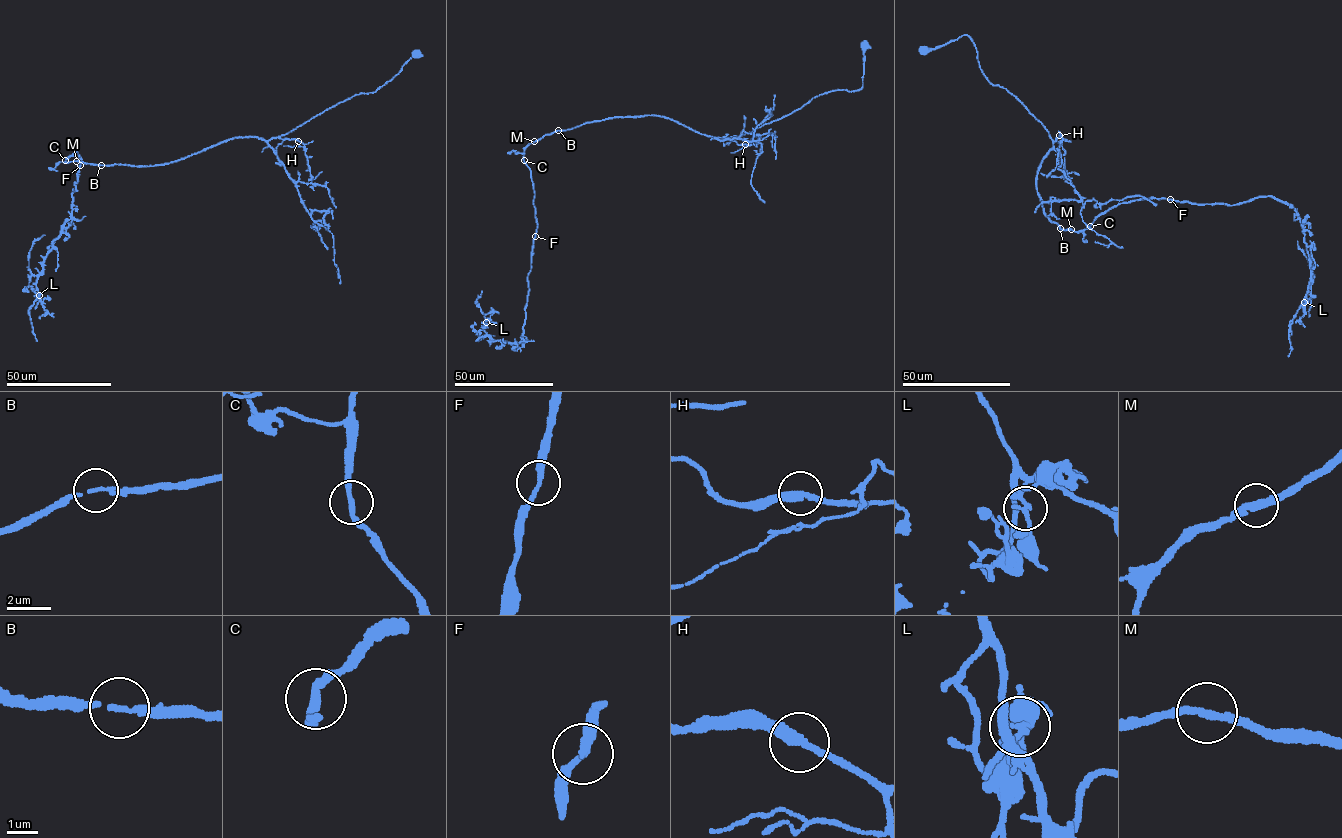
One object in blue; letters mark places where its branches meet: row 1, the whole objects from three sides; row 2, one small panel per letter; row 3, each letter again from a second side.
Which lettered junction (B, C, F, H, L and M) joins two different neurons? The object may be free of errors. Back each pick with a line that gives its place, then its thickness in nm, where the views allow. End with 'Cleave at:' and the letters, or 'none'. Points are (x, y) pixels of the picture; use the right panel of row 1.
Cleave at: none

